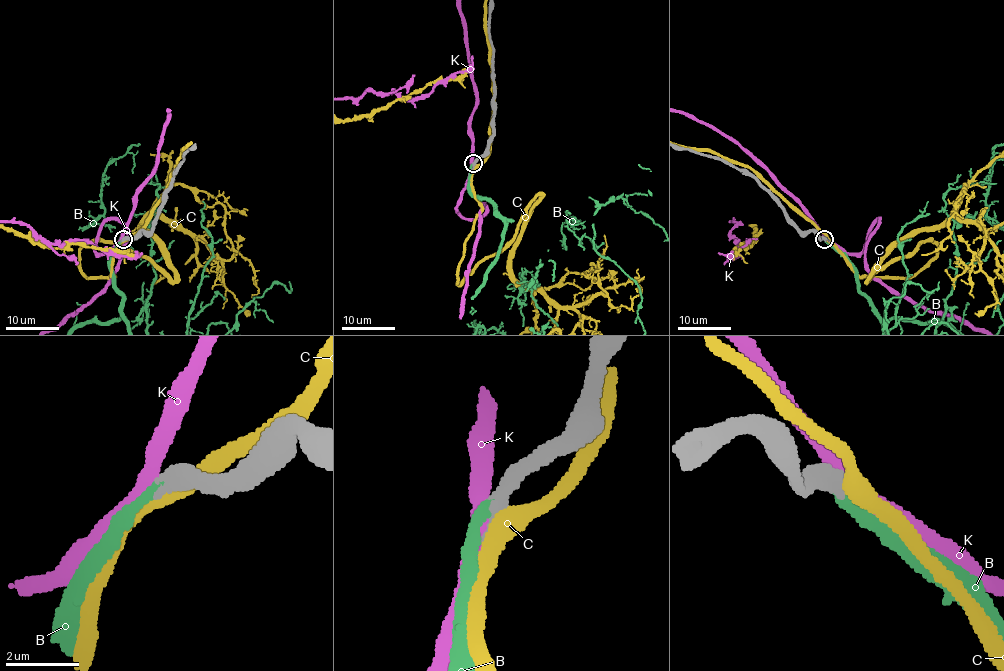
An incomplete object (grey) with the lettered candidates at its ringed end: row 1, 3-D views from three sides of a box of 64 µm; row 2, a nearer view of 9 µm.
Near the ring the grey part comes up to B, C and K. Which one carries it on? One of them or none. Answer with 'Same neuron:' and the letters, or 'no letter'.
Same neuron: B

